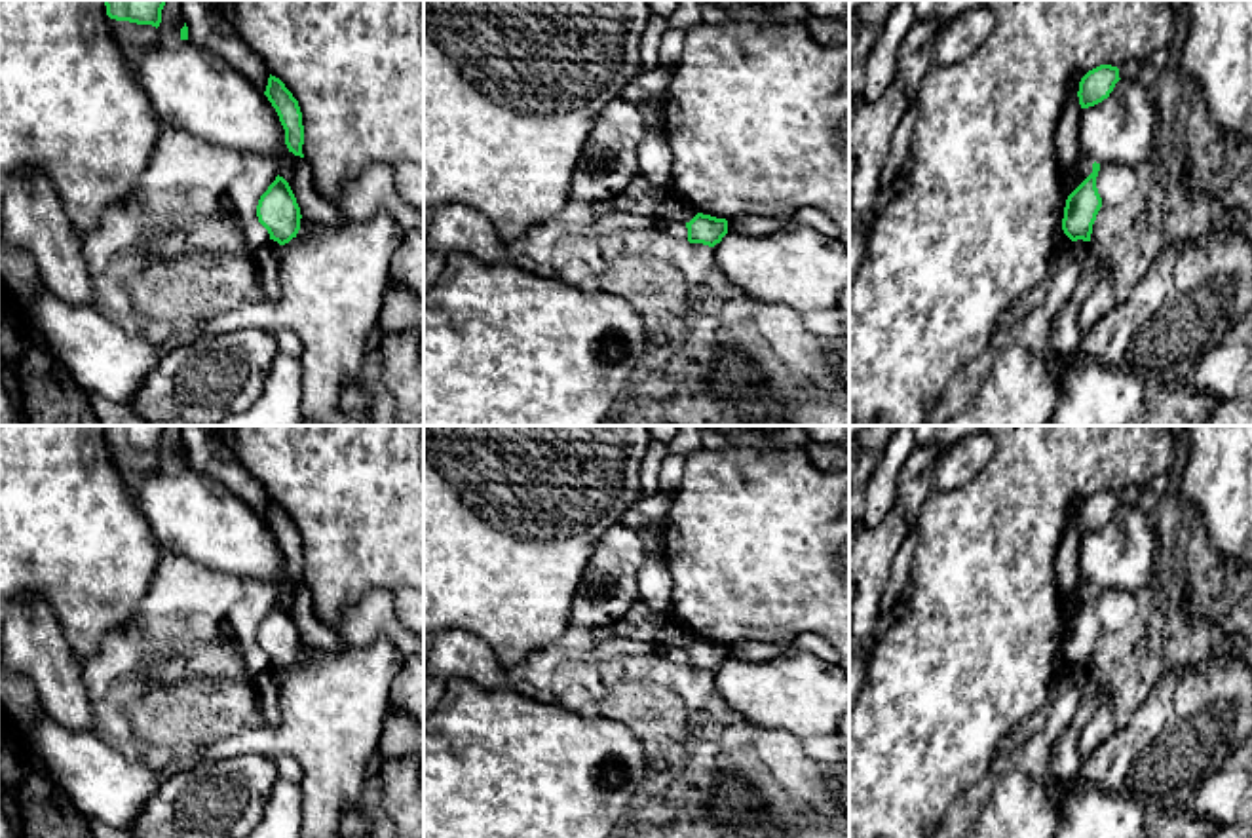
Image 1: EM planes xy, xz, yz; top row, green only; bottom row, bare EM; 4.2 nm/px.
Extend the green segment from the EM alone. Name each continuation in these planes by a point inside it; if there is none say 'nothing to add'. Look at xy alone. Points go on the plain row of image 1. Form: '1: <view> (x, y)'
nothing to add

